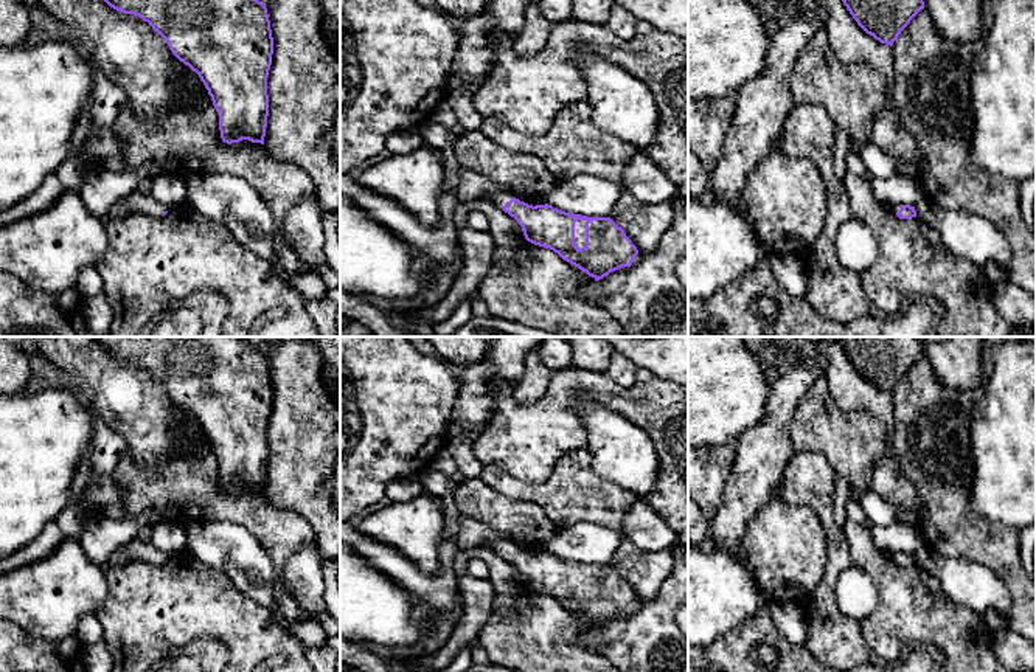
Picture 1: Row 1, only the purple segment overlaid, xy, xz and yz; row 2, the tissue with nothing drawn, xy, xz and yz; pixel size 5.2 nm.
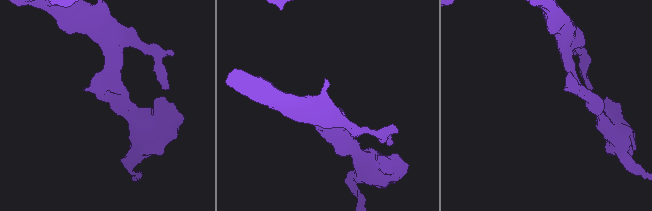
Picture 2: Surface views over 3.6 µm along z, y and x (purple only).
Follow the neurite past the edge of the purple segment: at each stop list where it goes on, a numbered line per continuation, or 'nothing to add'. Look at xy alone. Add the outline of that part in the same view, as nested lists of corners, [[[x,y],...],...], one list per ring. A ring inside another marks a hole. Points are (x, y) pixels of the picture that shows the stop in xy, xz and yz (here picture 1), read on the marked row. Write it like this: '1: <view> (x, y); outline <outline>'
1: xy (135, 202); outline [[[134,191],[110,206],[109,216],[121,217],[130,213],[146,213],[151,216],[162,216],[169,206],[158,203],[151,194]]]

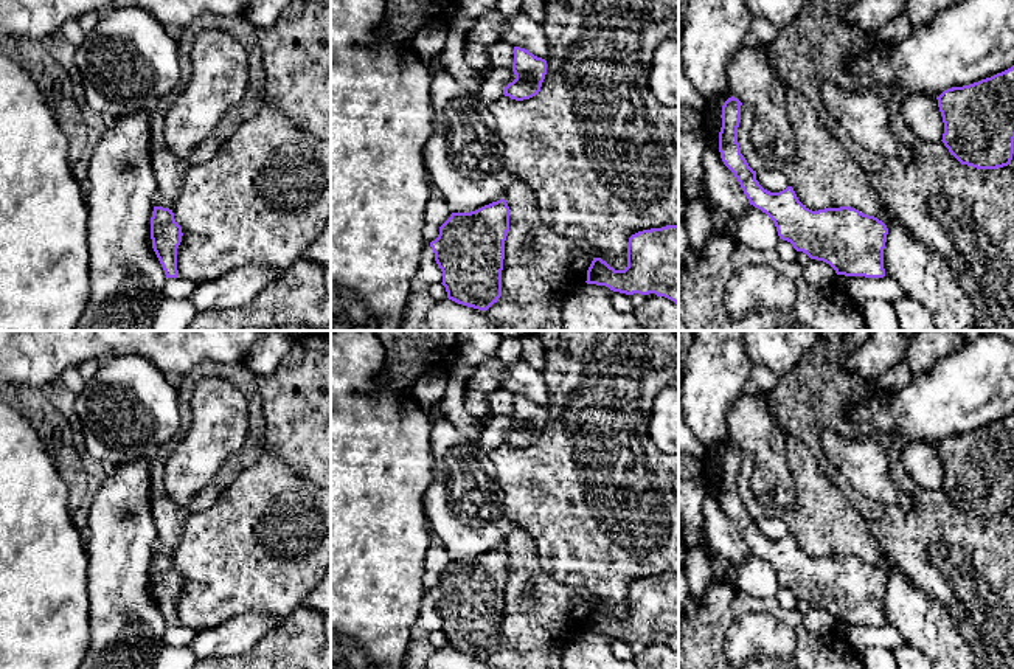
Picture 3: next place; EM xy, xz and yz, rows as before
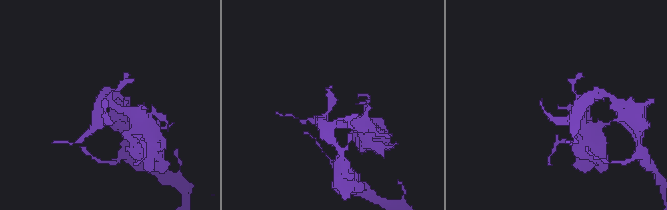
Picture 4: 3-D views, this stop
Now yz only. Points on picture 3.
nothing to add

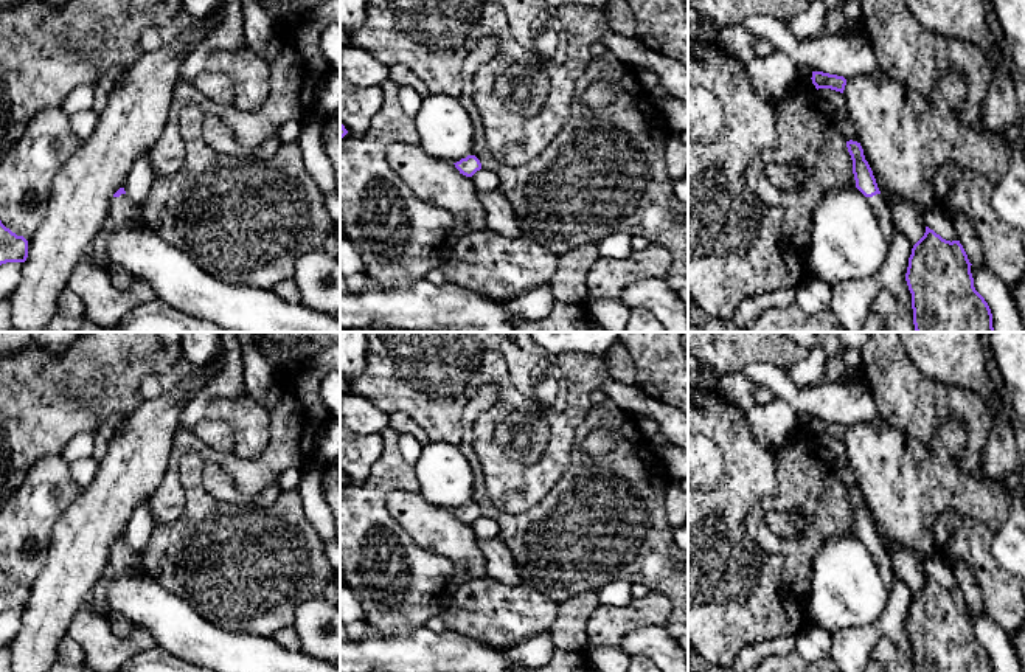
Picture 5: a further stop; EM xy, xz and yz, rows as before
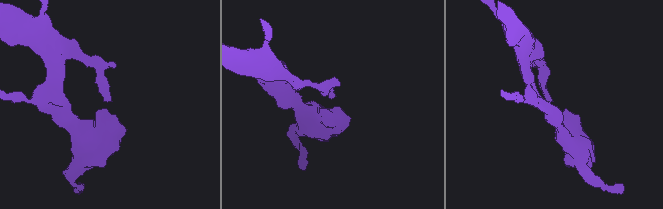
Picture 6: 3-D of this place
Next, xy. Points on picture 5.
1: xy (123, 213); outline [[[121,194],[110,200],[110,223],[115,228],[130,228],[134,225],[143,225],[144,220],[129,196]]]

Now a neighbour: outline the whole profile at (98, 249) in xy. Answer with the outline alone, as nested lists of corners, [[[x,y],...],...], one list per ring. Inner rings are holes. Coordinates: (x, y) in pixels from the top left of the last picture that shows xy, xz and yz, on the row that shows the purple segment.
[[[102,237],[95,239],[89,258],[90,258],[95,264],[98,264],[98,265],[101,265],[101,267],[107,267],[106,242],[104,242]]]

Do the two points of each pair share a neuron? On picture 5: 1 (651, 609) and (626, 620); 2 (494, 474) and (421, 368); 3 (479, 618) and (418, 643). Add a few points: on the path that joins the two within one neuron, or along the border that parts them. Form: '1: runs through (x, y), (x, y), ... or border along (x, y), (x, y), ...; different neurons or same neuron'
1: runs through (645, 612), (632, 616); same neuron
2: runs through (488, 432), (503, 385), (486, 368), (463, 368); same neuron
3: border along (448, 629), (485, 643); different neurons

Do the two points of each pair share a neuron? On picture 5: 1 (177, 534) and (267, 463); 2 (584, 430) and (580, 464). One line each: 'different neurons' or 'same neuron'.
1: different neurons
2: same neuron

